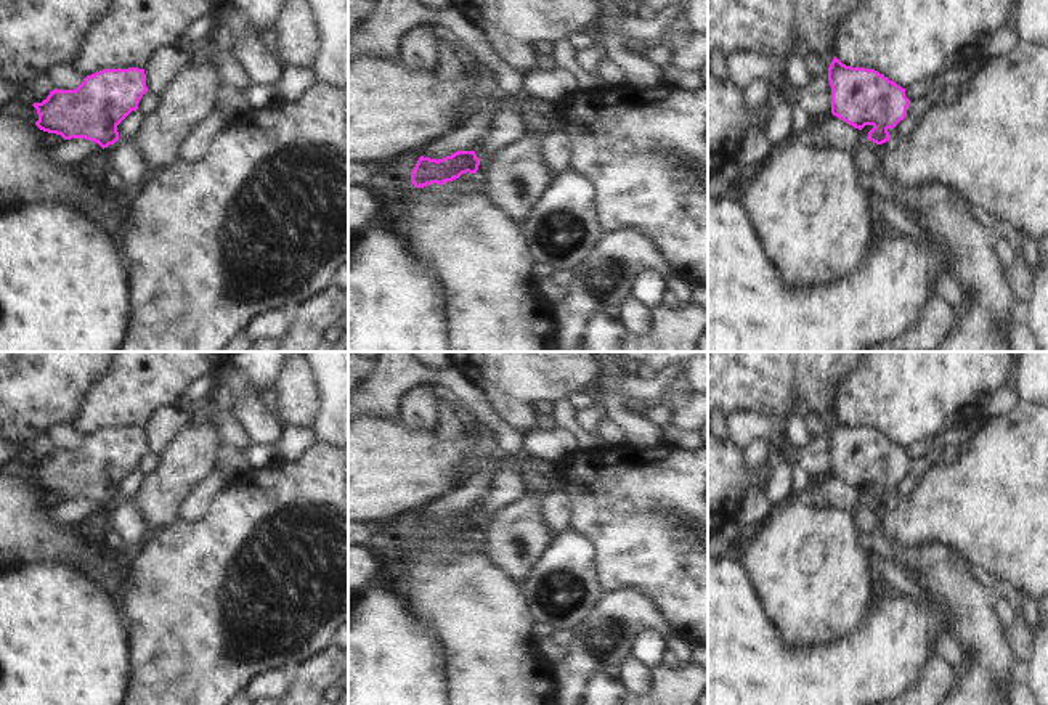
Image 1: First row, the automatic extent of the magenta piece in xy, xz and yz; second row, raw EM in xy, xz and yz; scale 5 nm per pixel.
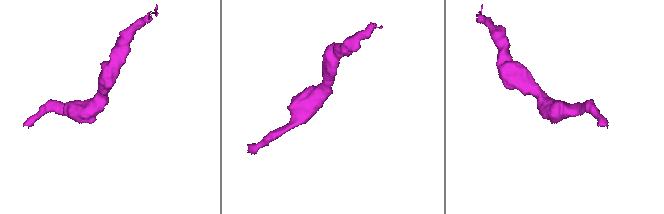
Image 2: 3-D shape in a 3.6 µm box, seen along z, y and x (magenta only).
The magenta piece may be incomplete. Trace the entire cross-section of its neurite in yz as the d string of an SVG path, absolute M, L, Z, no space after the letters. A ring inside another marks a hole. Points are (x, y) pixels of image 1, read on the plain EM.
M835 416L828 440L831 474L859 490L871 485L867 499L876 504L889 501L888 490L907 477L905 448L875 429L846 426Z

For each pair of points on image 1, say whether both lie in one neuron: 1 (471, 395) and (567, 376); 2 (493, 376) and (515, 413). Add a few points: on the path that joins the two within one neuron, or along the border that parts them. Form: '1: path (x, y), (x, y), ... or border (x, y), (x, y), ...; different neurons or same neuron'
1: border (453, 368), (480, 391), (487, 403), (504, 423); different neurons
2: path (503, 386), (512, 395), (512, 403); same neuron

